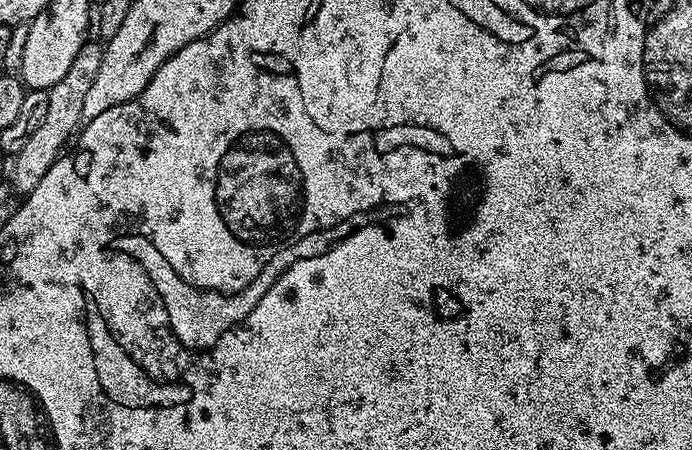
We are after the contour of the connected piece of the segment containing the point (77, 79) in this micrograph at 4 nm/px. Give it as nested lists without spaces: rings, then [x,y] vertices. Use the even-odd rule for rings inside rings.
[[[84,43],[82,50],[78,50],[78,58],[74,58],[74,63],[70,65],[70,70],[66,70],[65,76],[54,82],[52,88],[47,89],[50,102],[46,109],[46,118],[42,118],[42,126],[34,130],[34,135],[26,142],[26,146],[22,146],[22,150],[18,150],[18,154],[11,161],[10,188],[21,197],[30,195],[34,186],[38,186],[42,178],[46,178],[46,170],[50,170],[50,166],[54,166],[54,162],[60,159],[82,127],[82,105],[86,102],[90,86],[94,86],[98,66],[102,66],[104,57],[103,47],[99,43],[92,43]]]

